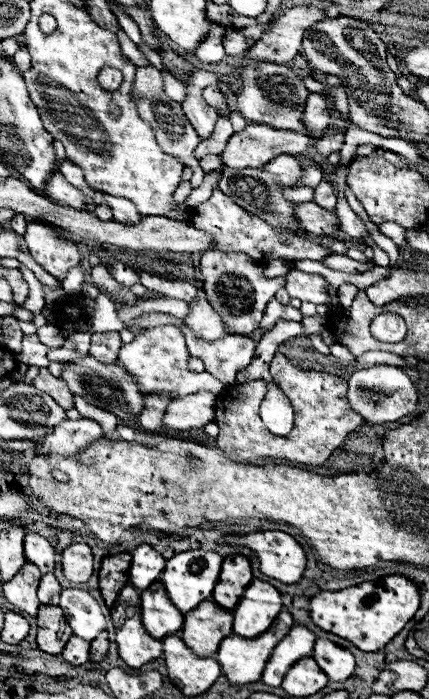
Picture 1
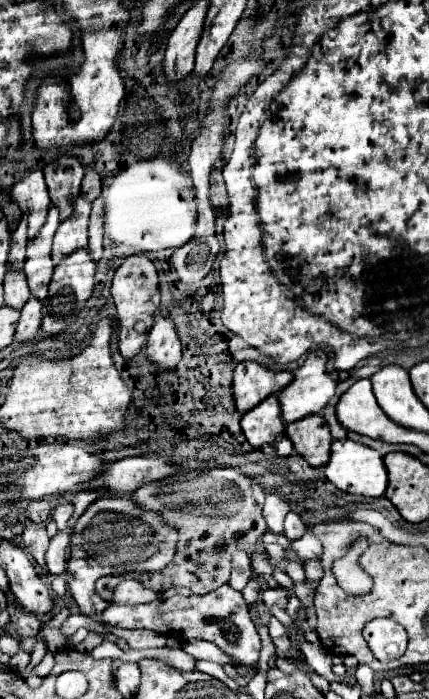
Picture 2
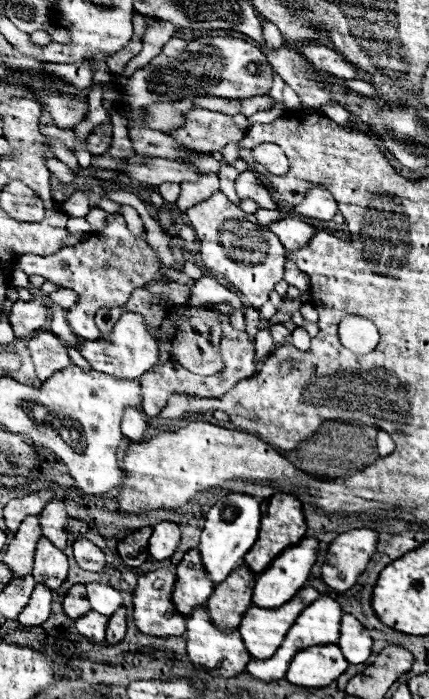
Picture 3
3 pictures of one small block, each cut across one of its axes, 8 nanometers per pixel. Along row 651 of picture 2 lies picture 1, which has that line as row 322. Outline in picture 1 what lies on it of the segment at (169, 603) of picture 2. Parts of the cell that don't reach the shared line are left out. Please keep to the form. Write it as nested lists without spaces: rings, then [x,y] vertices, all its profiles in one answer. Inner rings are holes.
[[[208,250],[202,254],[200,272],[204,276],[204,292],[208,304],[222,318],[228,334],[250,334],[256,330],[256,320],[262,318],[266,302],[270,300],[270,284],[286,284],[286,276],[264,278],[262,266],[250,256],[224,254]]]

